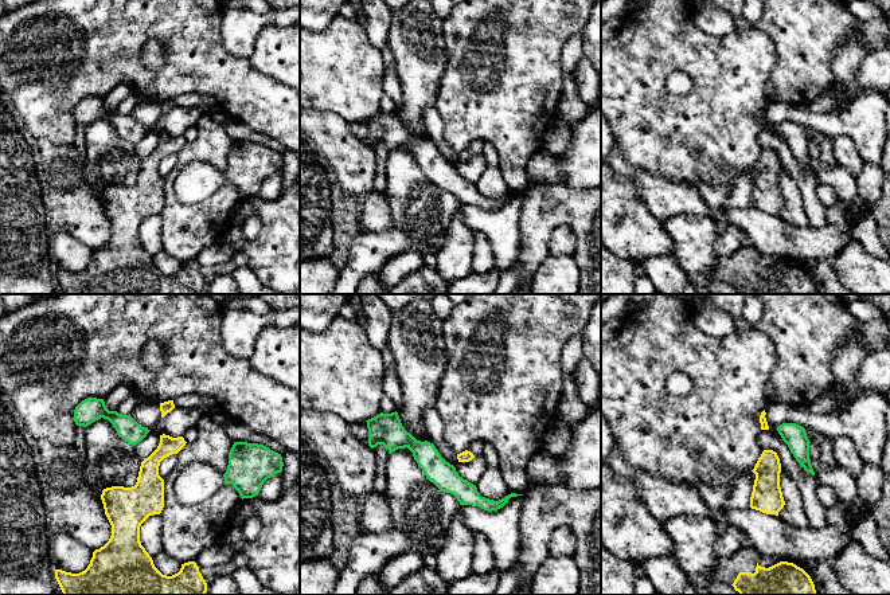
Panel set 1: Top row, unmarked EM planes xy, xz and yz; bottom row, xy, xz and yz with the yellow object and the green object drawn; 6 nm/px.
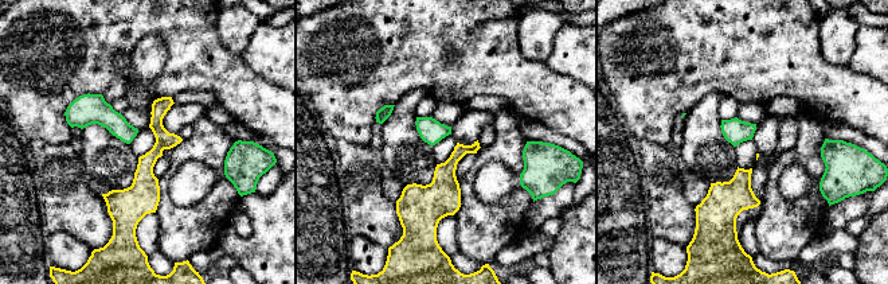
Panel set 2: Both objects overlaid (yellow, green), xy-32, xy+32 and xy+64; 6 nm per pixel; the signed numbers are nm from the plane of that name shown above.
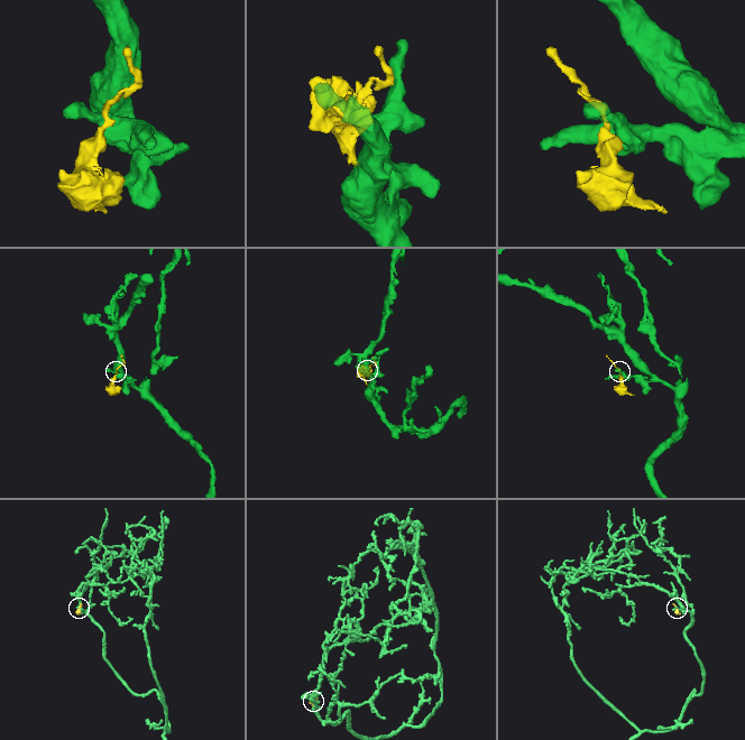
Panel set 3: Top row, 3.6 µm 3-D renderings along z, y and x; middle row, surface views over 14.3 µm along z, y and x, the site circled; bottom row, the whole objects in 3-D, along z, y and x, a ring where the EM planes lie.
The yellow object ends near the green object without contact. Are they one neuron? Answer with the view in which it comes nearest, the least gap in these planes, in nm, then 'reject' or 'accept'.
xz | 50 nm | reject

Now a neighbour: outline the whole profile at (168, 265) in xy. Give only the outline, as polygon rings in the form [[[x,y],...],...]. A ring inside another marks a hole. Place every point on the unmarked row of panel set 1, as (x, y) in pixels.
[[[164,250],[152,257],[155,266],[167,275],[177,273],[181,267],[181,262],[167,254]]]

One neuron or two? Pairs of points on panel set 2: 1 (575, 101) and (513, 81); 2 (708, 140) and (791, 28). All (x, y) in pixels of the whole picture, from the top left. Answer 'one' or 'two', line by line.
1: one
2: two

